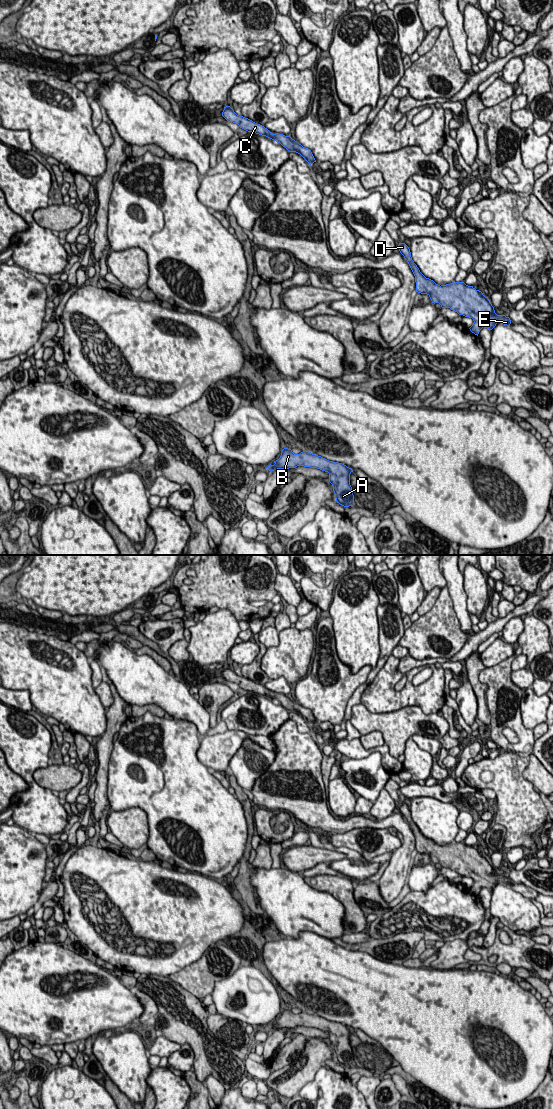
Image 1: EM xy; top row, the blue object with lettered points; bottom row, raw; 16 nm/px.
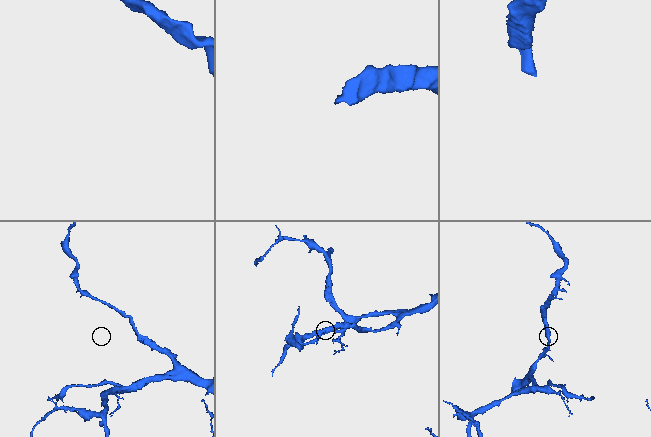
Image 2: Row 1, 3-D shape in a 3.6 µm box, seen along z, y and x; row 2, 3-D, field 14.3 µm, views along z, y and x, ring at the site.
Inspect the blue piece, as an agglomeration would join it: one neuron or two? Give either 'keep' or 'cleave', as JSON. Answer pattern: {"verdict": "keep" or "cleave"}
{"verdict": "keep"}

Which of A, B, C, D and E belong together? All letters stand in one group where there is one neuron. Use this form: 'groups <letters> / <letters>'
groups A B C D E

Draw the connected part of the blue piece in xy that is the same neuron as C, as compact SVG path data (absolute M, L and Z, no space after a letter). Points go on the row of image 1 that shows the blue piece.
M230 106L224 107L222 116L228 122L236 123L239 125L240 128L242 128L248 132L266 136L266 137L276 141L277 143L280 143L289 152L296 152L296 153L300 154L310 165L313 164L314 162L316 162L310 149L303 147L301 144L299 144L297 141L292 139L290 136L285 136L285 135L279 134L279 133L272 134L264 126L257 124L248 118L237 115Z

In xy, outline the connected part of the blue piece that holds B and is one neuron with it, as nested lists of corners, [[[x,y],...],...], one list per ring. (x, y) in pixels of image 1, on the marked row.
[[[284,448],[274,465],[266,467],[271,472],[277,469],[289,469],[297,466],[317,468],[329,473],[329,482],[333,486],[336,501],[344,506],[354,505],[354,495],[350,485],[350,474],[353,470],[346,465],[338,462],[329,461],[321,456],[303,451],[294,454],[291,449]]]

